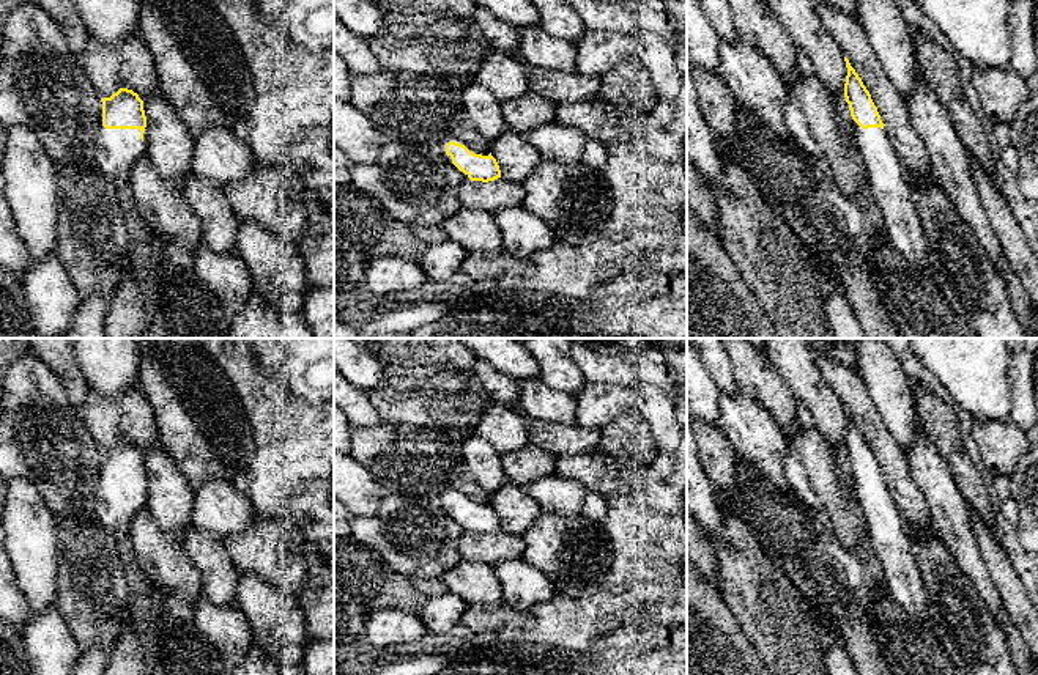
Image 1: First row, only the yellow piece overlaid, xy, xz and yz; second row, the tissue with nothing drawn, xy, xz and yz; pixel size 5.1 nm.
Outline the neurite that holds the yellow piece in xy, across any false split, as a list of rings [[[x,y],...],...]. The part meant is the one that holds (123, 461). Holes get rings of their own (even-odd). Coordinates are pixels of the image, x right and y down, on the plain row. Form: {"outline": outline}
{"outline": [[[120,441],[104,450],[99,466],[99,499],[80,511],[66,529],[98,529],[120,535],[146,511],[146,469],[137,445]]]}

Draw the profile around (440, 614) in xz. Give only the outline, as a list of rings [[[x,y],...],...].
[[[449,590],[443,595],[427,598],[419,617],[432,634],[446,634],[457,623],[460,623],[468,604],[450,593]]]

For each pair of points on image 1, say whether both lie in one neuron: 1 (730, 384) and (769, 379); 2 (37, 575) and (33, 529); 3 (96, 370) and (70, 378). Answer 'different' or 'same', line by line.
1: different
2: same
3: different

